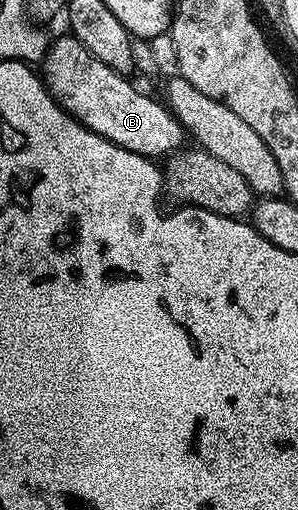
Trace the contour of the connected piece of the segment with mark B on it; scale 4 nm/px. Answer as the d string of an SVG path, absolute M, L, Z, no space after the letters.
M54 37L43 59L44 66L43 81L49 95L91 132L150 160L162 159L163 154L169 156L182 149L181 141L187 138L187 132L177 123L177 117L169 112L168 105L136 90L122 71L112 70L103 64L103 60L83 48L78 38Z

